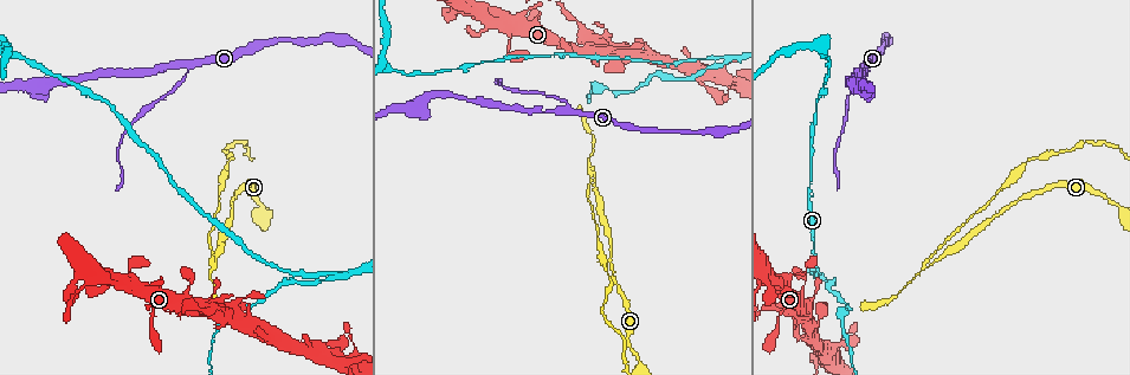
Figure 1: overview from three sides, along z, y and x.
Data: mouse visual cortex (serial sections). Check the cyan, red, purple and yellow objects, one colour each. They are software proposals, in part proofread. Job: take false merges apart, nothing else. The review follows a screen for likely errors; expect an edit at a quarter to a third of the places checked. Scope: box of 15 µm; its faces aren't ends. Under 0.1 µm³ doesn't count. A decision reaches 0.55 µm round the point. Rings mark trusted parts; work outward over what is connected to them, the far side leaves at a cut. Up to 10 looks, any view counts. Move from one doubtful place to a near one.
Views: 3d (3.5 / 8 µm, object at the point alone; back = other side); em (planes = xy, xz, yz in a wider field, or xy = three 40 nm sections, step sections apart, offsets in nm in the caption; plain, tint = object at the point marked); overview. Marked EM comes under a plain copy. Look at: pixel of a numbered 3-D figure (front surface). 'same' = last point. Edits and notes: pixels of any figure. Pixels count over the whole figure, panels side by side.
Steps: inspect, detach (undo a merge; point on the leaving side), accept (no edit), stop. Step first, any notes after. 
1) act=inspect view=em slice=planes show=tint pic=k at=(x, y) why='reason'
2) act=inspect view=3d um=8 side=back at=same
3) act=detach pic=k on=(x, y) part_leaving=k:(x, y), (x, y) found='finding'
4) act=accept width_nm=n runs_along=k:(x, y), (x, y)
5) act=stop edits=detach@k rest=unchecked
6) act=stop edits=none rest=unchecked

act=inspect view=3d um=3.5 pic=1 at=(587, 41) why='three arms meet'

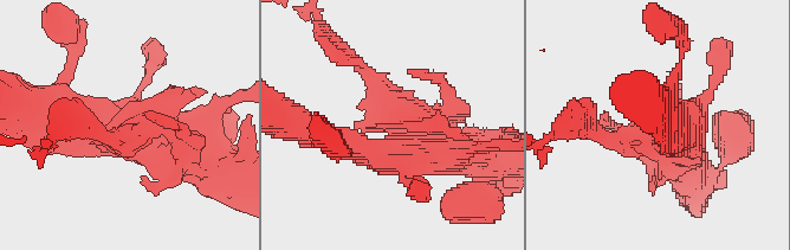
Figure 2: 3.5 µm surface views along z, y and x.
act=inspect view=em slice=xy step=1 show=tint pic=2 at=(395, 123) why='need the tissue'

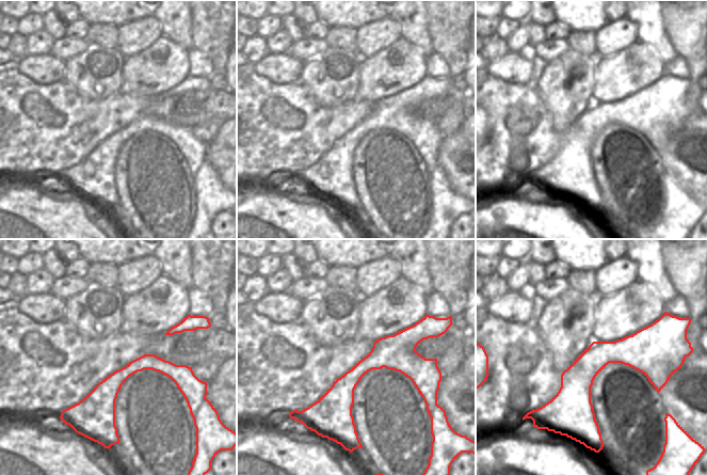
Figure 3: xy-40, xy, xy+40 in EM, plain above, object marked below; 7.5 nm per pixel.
act=detach pic=2 on=(406, 95) part_leaving=2:(393, 130), (375, 79), (331, 40) found='a second cell is stuck on'

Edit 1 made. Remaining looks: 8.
act=inspect view=3d um=3.5 pic=1 at=(571, 112) why='arms part here'

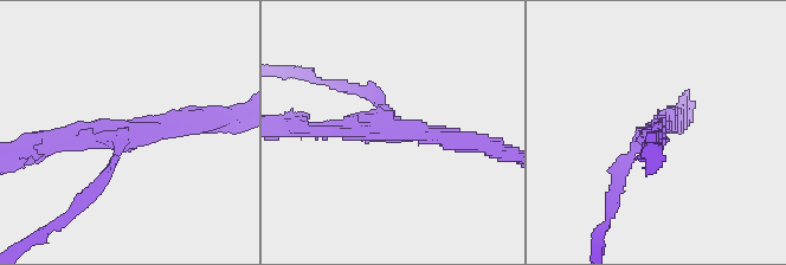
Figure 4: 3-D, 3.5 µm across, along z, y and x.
act=inspect view=em slice=xy step=1 show=tint pic=4 at=(122, 131)

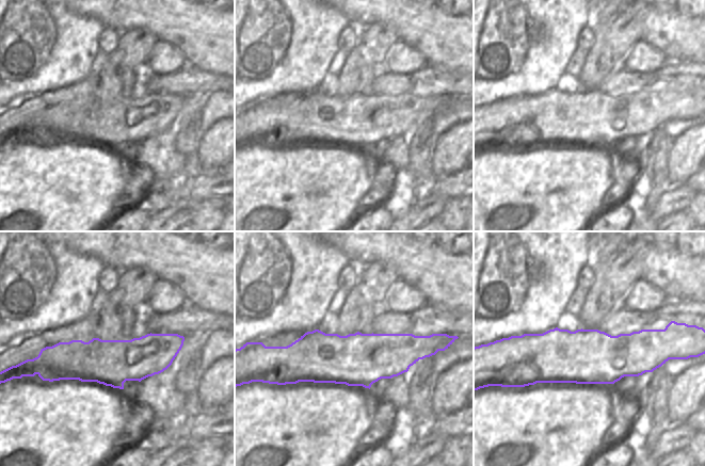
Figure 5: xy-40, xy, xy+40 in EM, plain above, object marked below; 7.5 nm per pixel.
act=detach pic=4 on=(105, 175) arms=3 part_leaving=4:(120, 140), (102, 183), (55, 224) found='a second cell is stuck on'

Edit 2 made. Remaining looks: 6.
act=inspect view=3d um=8 side=back pic=1 at=(717, 59) why='two arms in line, one across'

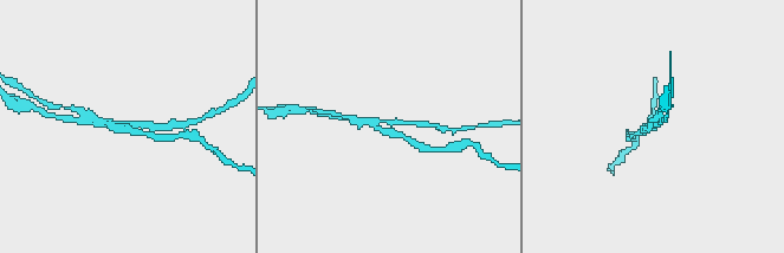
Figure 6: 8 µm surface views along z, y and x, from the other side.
act=inspect view=em slice=xy step=1 show=tint pic=6 at=(127, 124) arms=3 arm_widths_nm=150,200,200

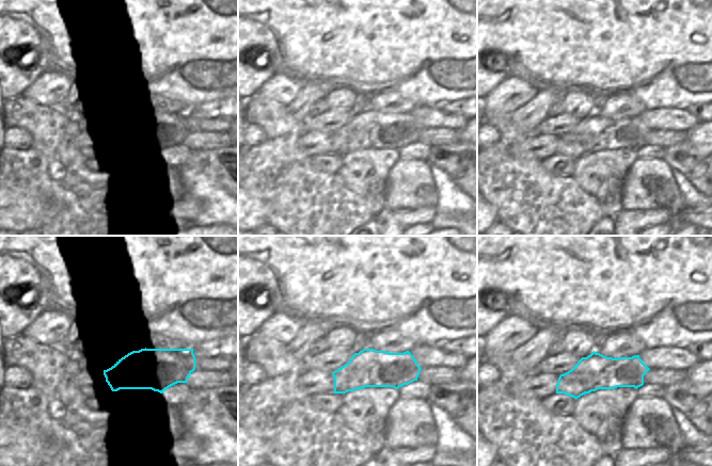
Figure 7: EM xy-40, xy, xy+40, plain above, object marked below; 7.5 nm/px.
act=detach pic=6 on=(635, 135) part_leaving=6:(389, 128), (431, 150) found='a second cell is stuck on'

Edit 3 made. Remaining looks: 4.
act=inspect view=overview why='redraw'

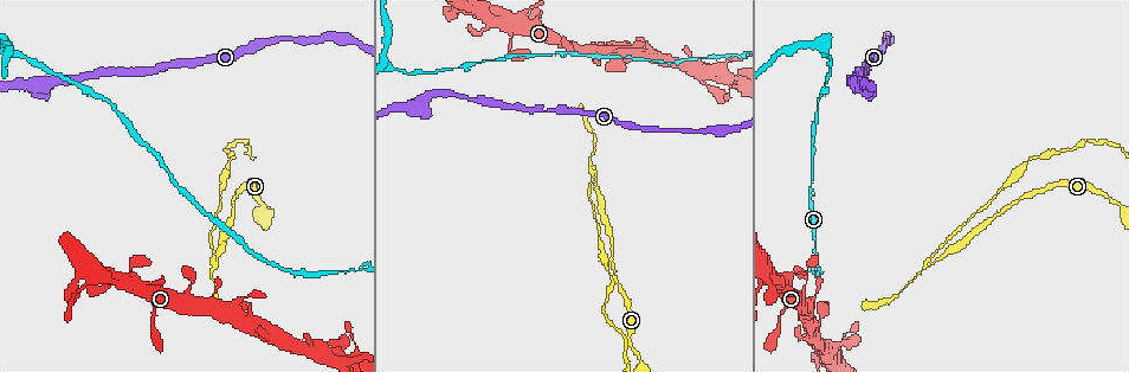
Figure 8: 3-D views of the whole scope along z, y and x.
act=inspect view=3d um=3.5 side=back pic=8 at=(216, 263) why='narrows sharply'

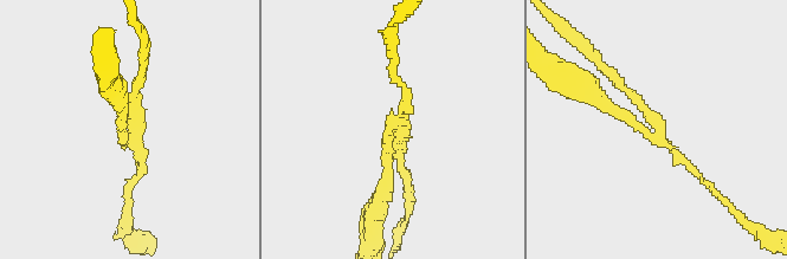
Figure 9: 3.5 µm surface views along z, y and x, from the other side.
act=inspect view=em slice=planes show=tint pic=9 at=(389, 136) why='now the EM'

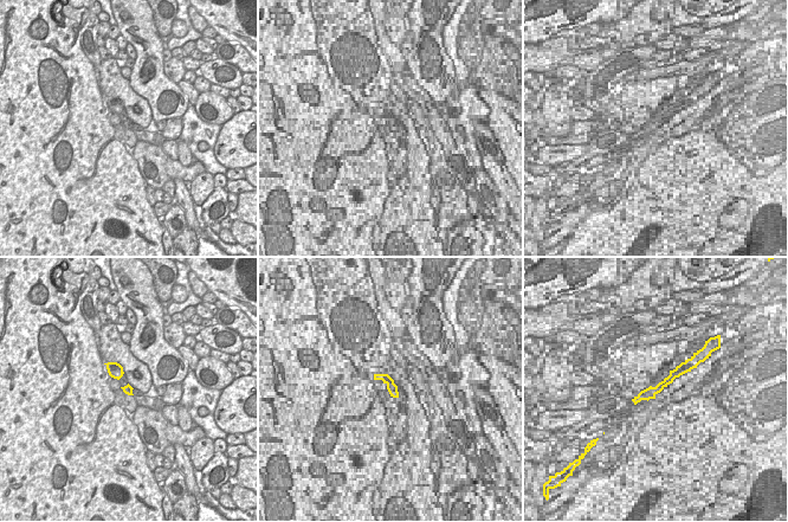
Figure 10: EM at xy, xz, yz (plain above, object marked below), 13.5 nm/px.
act=inspect view=em slice=xy step=5 show=tint at=same

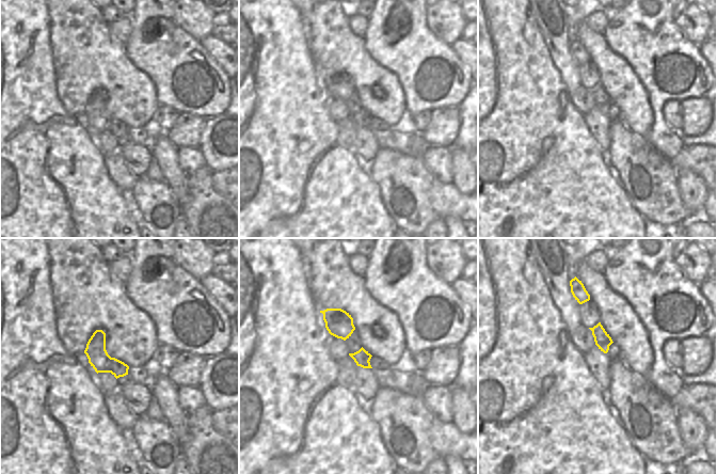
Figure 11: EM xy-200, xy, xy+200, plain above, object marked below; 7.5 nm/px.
act=detach pic=9 on=(406, 107) part_leaving=9:(395, 131), (410, 207) found='a second cell is stuck on'

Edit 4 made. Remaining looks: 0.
act=stop edits=detach@2,detach@4,detach@6,detach@9 rest=unchecked

